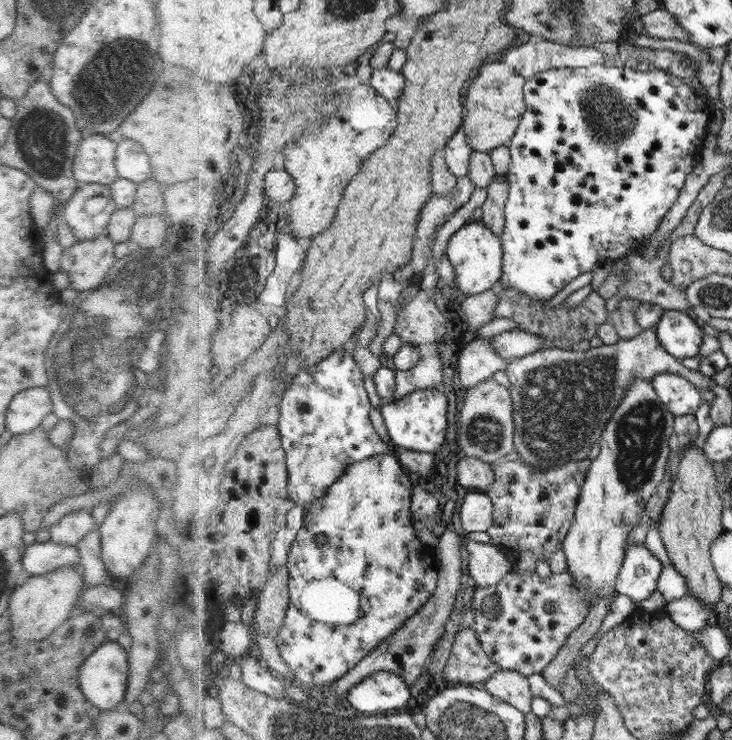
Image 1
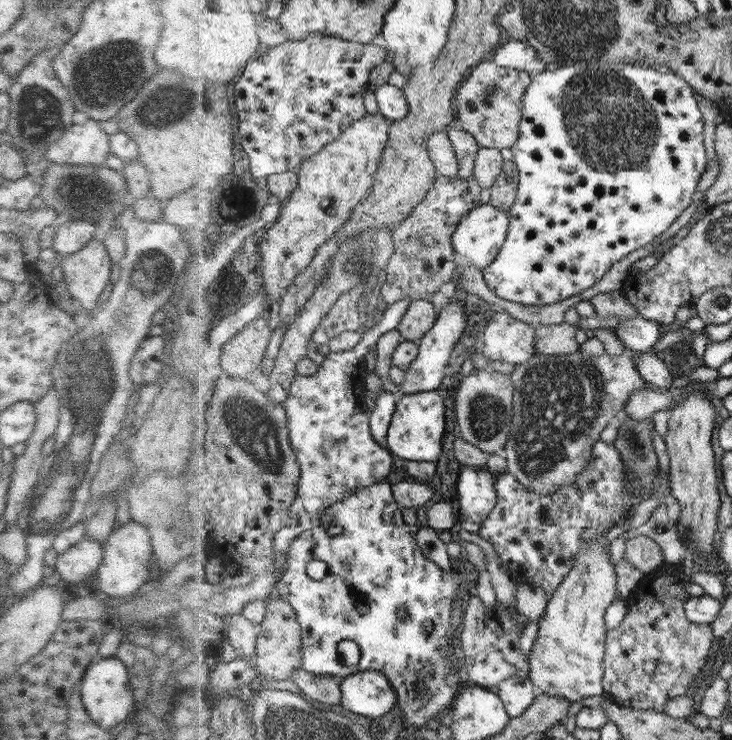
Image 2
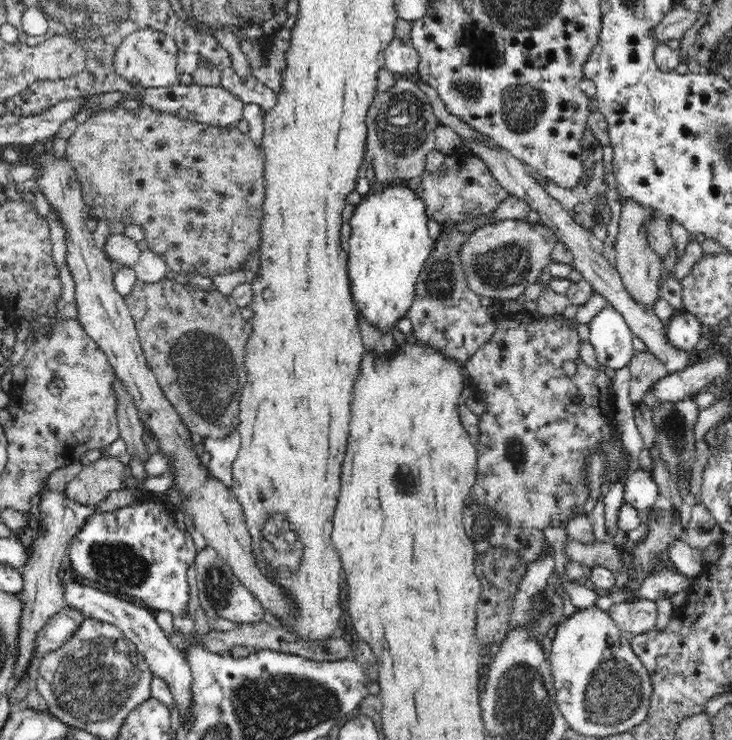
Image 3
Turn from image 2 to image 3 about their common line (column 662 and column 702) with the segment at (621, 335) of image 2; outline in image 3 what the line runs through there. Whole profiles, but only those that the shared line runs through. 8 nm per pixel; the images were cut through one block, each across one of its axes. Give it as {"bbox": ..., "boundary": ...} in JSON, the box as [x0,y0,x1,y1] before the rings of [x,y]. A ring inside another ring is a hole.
{"bbox":[665,309,705,354],"boundary":[[[683,309],[674,311],[665,323],[669,342],[672,342],[678,350],[685,350],[689,354],[695,351],[705,328],[692,313]]]}

